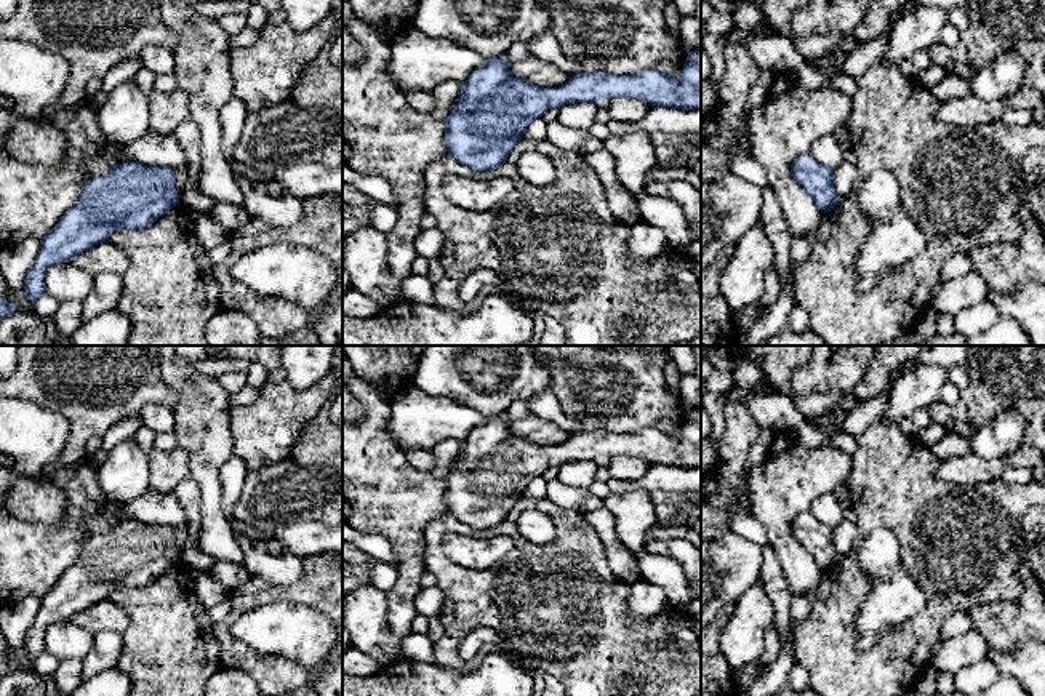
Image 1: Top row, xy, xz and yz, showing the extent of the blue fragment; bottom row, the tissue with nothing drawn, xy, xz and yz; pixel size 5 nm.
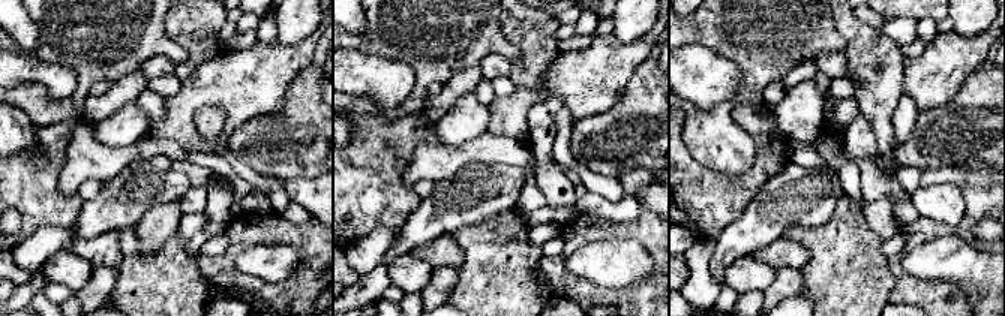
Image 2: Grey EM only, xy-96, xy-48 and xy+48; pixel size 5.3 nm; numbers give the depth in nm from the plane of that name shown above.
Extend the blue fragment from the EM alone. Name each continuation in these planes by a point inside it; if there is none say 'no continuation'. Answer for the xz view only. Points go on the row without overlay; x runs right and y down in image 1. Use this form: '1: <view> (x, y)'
no continuation

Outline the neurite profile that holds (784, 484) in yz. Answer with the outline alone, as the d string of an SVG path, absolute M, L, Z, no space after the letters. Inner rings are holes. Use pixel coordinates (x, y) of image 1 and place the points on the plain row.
M776 432L770 451L754 464L751 512L767 530L792 597L816 595L823 570L794 538L791 523L810 514L813 502L832 493L850 472L850 454L831 446L805 448L794 432Z

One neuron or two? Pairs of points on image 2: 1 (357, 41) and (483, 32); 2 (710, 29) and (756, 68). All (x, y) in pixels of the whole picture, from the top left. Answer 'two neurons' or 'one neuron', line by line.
1: one neuron
2: one neuron

